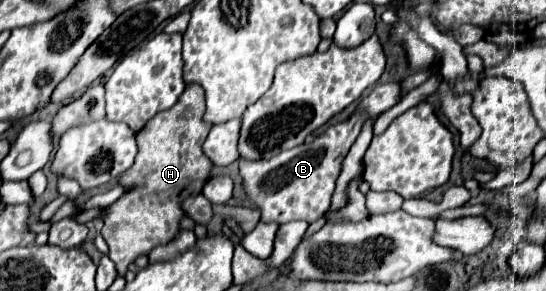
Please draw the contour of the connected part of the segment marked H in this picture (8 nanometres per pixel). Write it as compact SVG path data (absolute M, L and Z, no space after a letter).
M188 83L178 101L164 113L156 113L138 133L138 155L130 169L118 177L118 185L124 187L124 195L106 209L90 209L77 219L87 223L104 217L104 241L110 247L110 259L116 263L118 275L124 275L128 265L140 257L148 255L156 245L170 243L180 231L180 221L186 217L182 203L188 197L202 193L214 163L204 155L202 145L212 129L204 121L206 93L202 85Z

